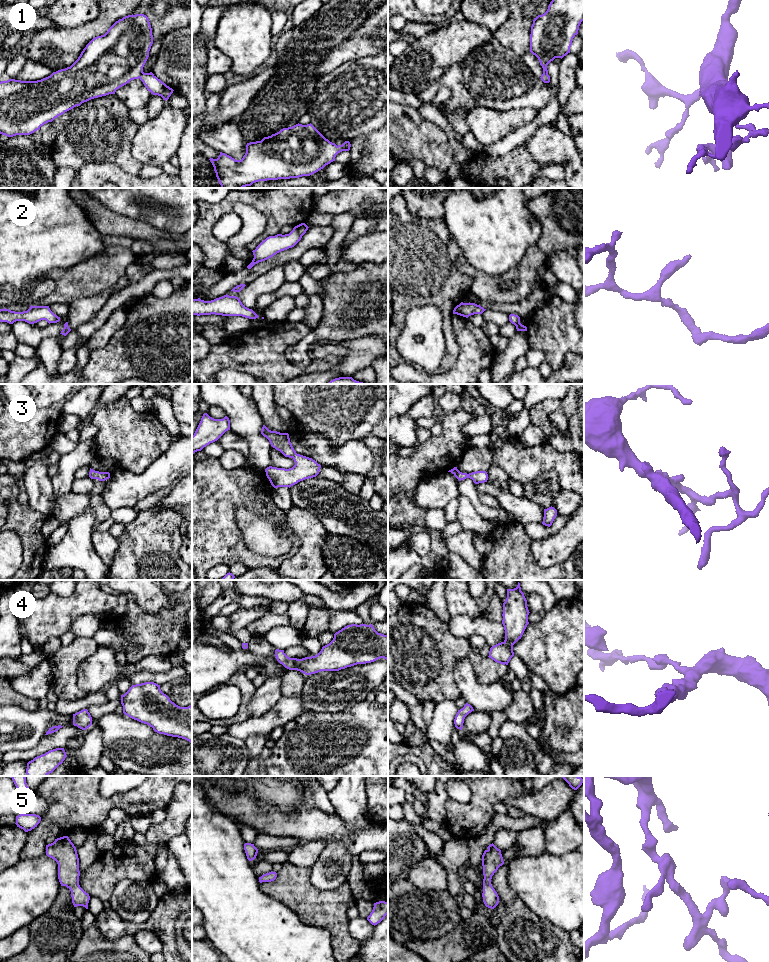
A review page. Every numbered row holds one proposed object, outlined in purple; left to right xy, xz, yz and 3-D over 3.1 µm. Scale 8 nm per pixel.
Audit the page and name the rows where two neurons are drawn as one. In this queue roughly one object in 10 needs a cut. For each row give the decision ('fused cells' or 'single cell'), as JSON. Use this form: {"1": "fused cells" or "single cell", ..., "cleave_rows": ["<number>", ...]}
{"1": "single cell", "2": "single cell", "3": "single cell", "4": "single cell", "5": "single cell", "cleave_rows": []}

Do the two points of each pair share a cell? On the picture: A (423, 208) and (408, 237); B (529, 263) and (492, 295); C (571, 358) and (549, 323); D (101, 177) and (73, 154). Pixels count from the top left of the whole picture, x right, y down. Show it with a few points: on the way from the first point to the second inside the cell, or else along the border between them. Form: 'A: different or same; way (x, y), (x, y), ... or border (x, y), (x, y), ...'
A: different; border (404, 198), (412, 214), (425, 218), (442, 219)
B: same; way (518, 274), (499, 280), (495, 284)
C: different; border (573, 352), (568, 352), (563, 364), (553, 370)
D: different; border (108, 161), (86, 162), (77, 171)

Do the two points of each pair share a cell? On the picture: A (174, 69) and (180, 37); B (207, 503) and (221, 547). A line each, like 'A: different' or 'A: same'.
A: same
B: same

